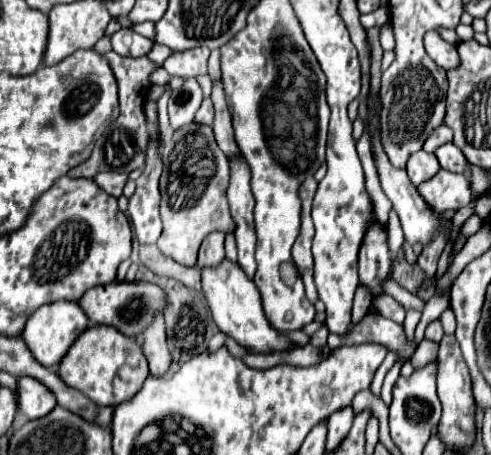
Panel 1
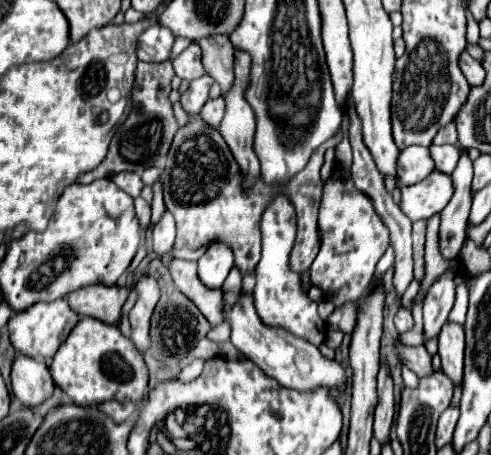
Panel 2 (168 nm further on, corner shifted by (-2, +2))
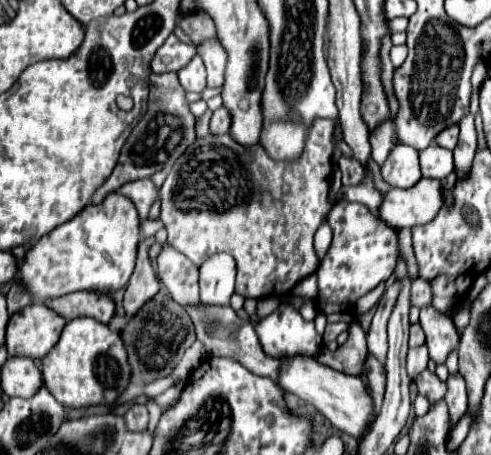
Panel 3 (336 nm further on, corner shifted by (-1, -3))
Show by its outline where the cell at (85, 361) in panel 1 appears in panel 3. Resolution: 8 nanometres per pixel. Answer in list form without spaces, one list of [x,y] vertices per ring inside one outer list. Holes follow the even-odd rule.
[[[80,317],[66,325],[58,345],[42,359],[42,375],[46,381],[44,385],[56,401],[76,409],[116,403],[130,383],[130,365],[124,343],[116,331],[90,317]]]

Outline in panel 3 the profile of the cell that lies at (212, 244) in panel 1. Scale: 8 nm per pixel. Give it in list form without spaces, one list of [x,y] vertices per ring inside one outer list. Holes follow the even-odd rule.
[[[216,253],[200,267],[200,301],[208,305],[228,305],[234,293],[236,261],[228,253]]]

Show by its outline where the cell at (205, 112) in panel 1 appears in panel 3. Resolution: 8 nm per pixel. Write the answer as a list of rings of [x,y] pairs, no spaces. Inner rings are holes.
[[[220,107],[212,113],[210,133],[212,135],[224,135],[224,133],[228,133],[228,129],[230,129],[230,113],[226,107]]]

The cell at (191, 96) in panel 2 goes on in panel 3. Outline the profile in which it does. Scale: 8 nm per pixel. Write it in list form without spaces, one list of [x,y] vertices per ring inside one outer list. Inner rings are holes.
[[[214,39],[214,45],[202,45],[202,49],[198,49],[198,55],[202,57],[208,71],[208,87],[220,87],[226,69],[226,53],[220,41]]]

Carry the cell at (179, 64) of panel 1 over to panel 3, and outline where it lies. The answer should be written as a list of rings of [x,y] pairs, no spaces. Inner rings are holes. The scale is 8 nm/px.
[[[194,55],[190,59],[190,63],[182,67],[178,71],[178,77],[180,77],[180,83],[186,91],[200,93],[206,87],[206,69],[204,69],[204,63],[202,63],[200,55]]]

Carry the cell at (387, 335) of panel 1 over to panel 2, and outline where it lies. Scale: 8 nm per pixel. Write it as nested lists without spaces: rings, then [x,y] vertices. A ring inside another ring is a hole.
[[[397,344],[397,354],[399,354],[403,366],[413,370],[419,378],[431,376],[435,372],[435,368],[431,364],[431,354],[425,350],[423,344],[417,346],[417,348],[407,348],[407,346]]]

